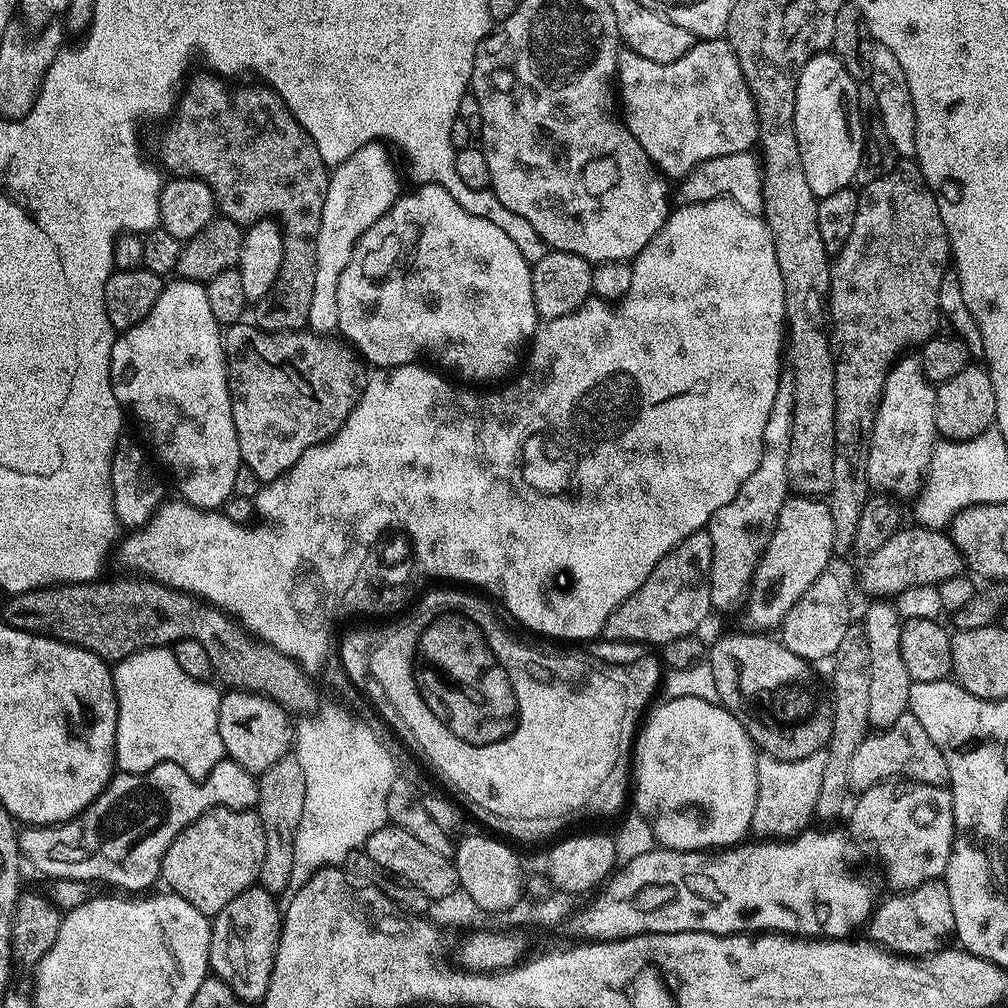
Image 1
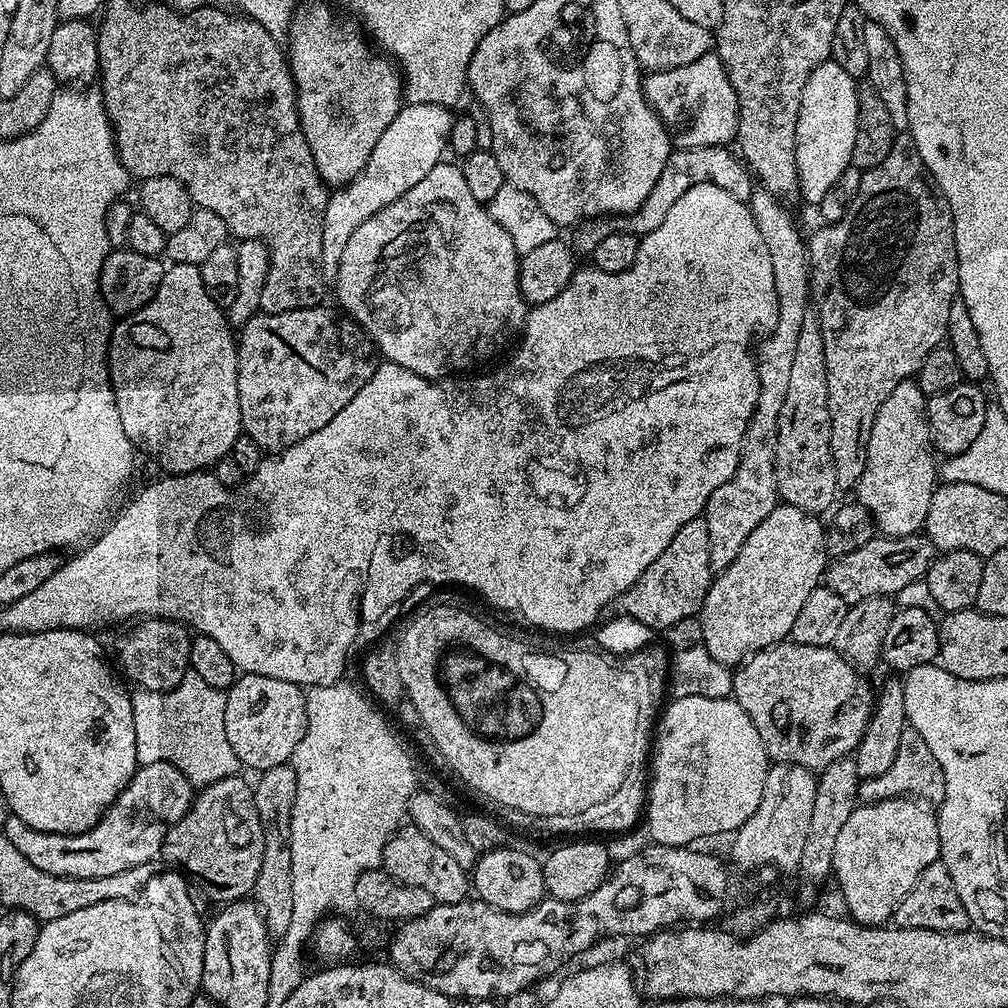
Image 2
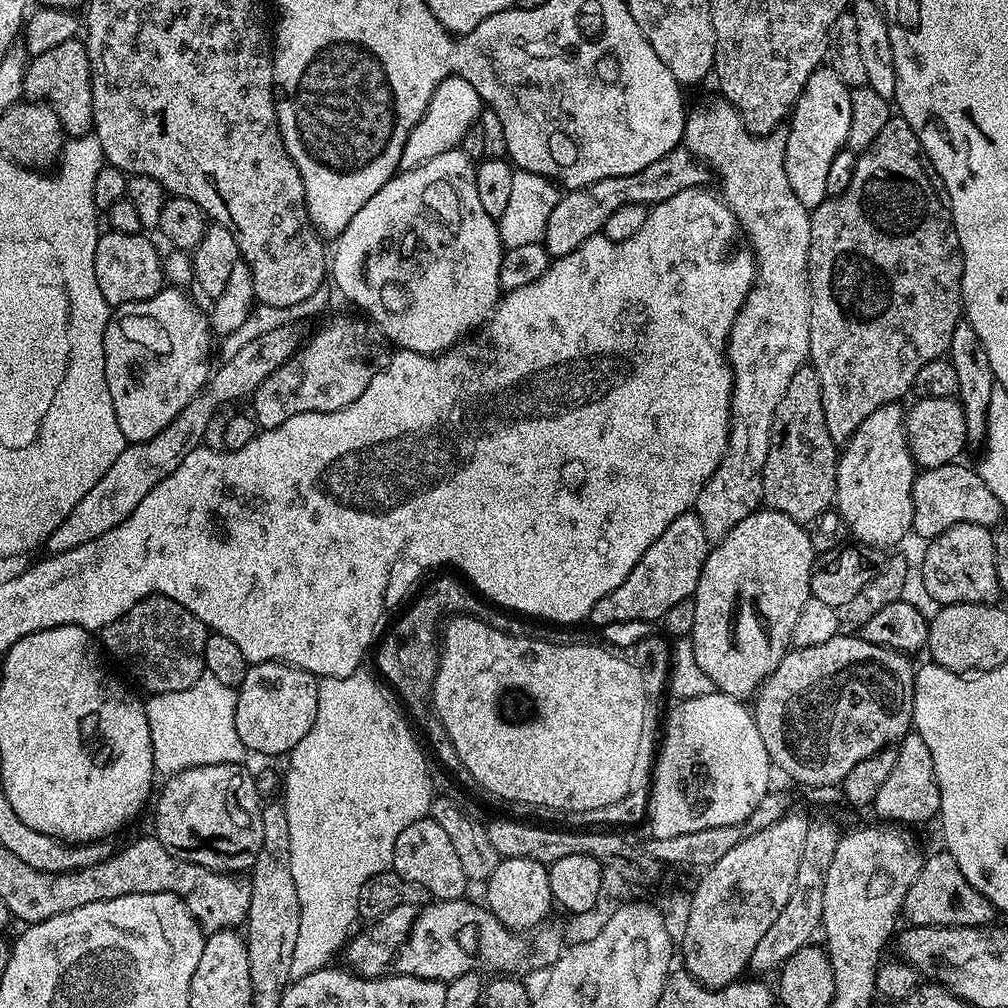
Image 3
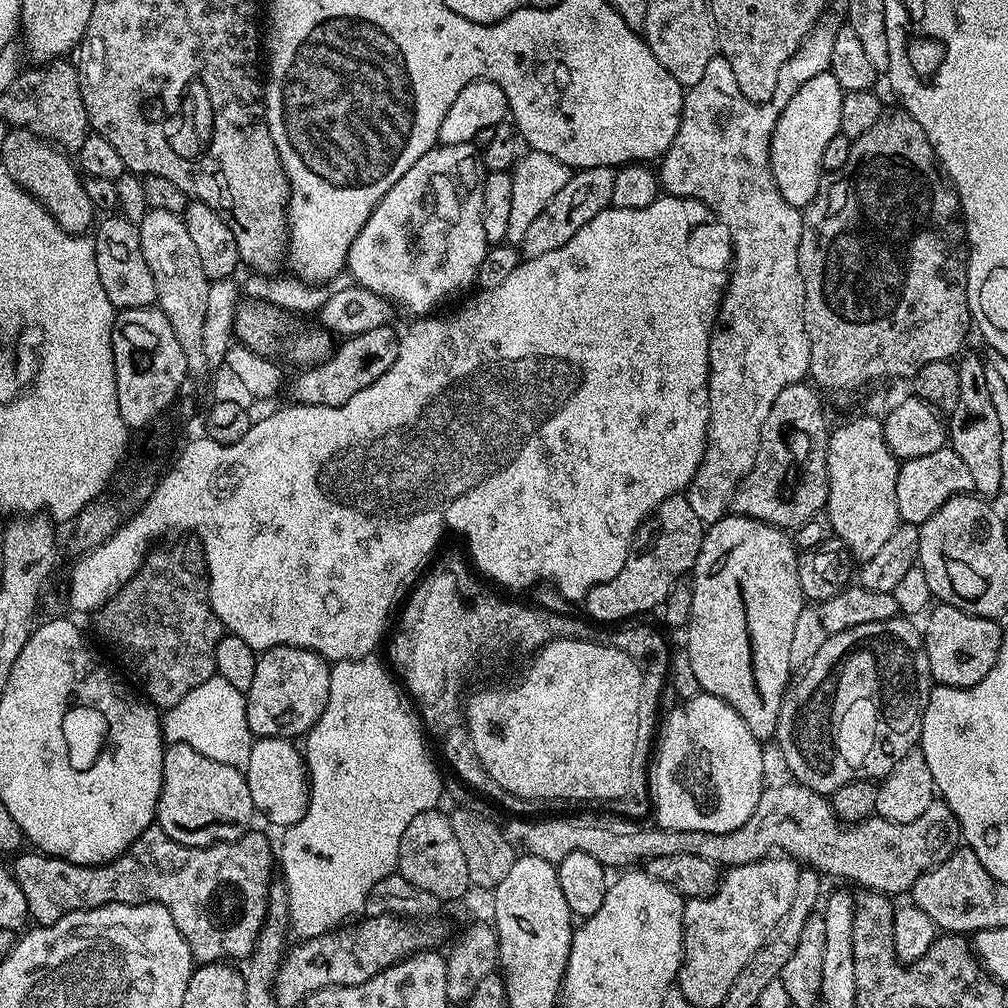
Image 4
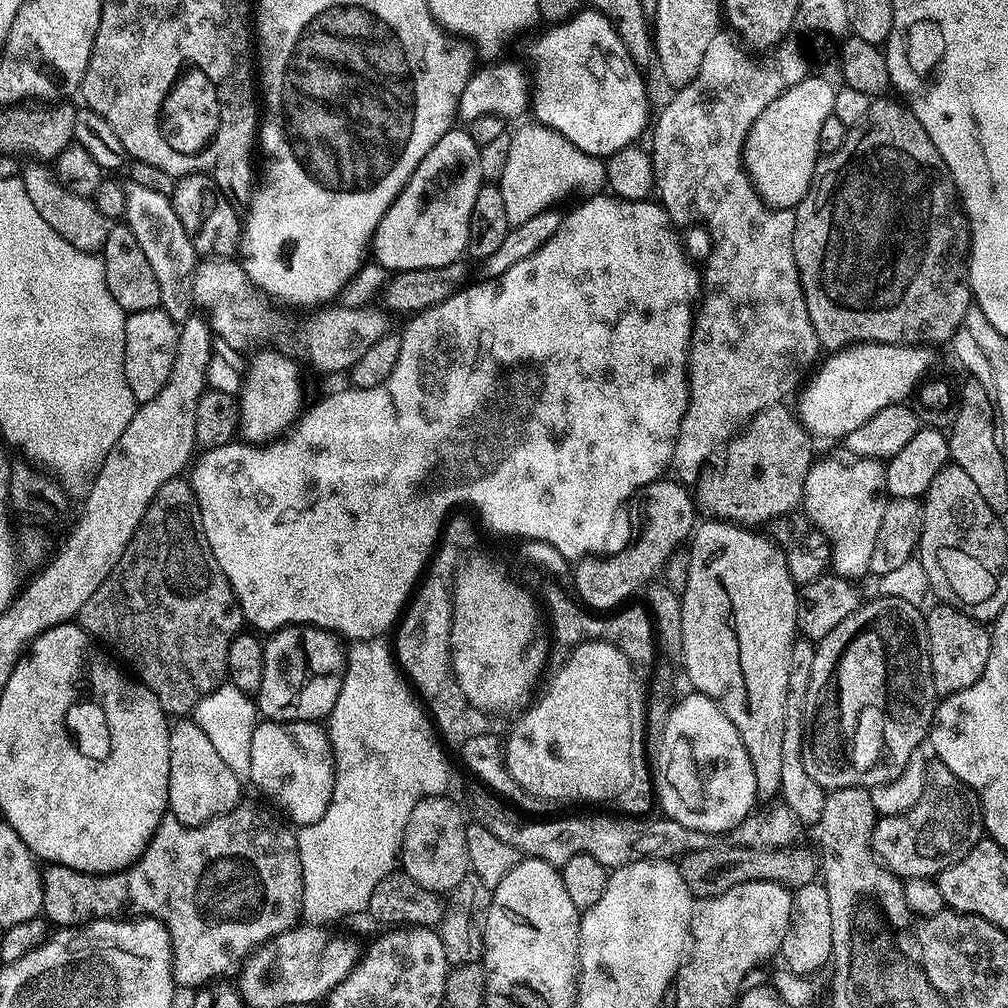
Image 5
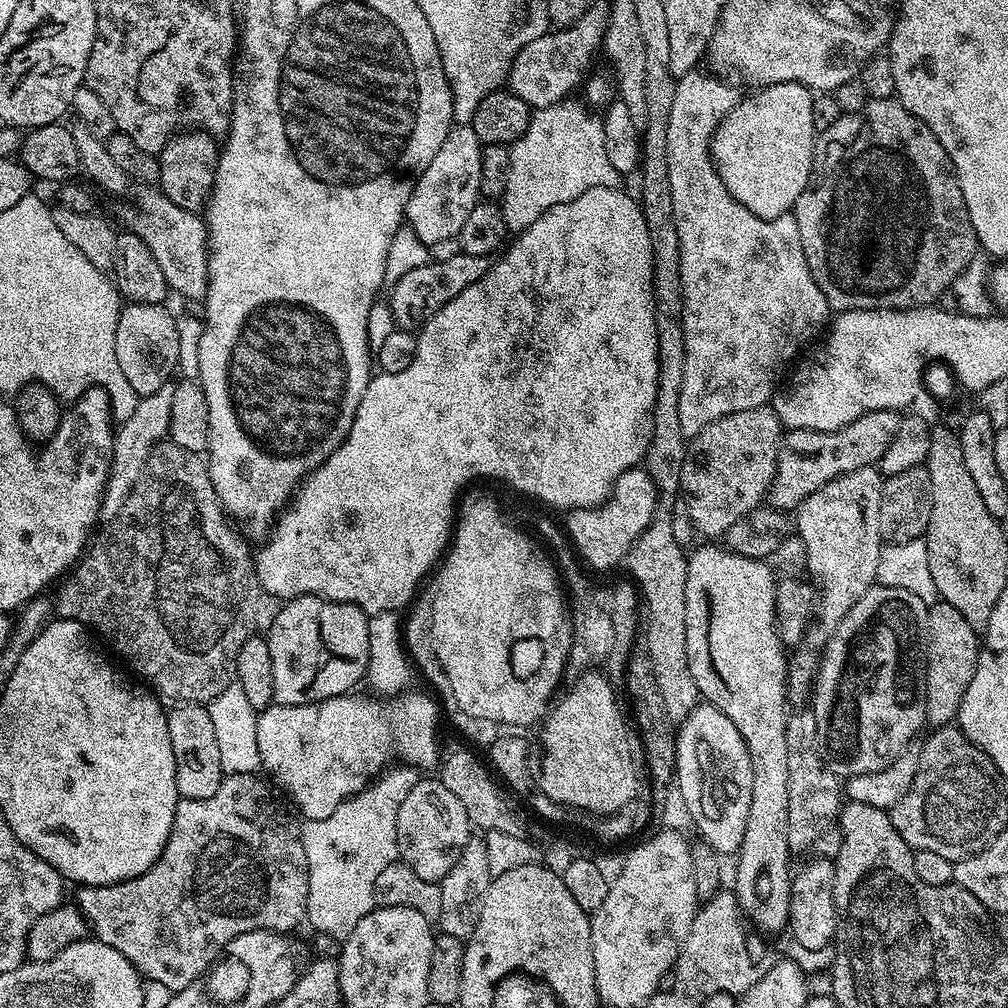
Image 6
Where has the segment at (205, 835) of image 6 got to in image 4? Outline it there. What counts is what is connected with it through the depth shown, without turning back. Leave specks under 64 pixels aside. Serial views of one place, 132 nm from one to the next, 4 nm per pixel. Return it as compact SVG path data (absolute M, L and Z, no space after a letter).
M153 826L147 828L122 856L109 864L75 864L69 860L59 860L56 856L45 856L39 850L27 850L21 851L15 857L17 860L11 861L10 867L12 876L26 894L28 915L33 921L36 919L37 925L53 924L71 912L107 904L161 904L170 910L174 926L182 930L182 938L186 938L197 965L244 962L256 949L256 939L268 909L268 891L274 883L274 844L256 831L249 831L247 836L230 840L227 844L191 848L174 842L174 838L166 835L159 826Z

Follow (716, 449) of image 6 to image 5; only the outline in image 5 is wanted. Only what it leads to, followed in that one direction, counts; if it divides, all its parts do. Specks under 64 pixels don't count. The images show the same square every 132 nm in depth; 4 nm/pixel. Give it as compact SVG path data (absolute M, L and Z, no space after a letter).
M779 403L762 410L728 441L723 449L724 465L717 472L701 472L700 479L694 485L694 499L703 511L704 508L708 511L709 517L741 526L760 526L756 524L767 525L780 516L795 513L801 507L806 474L814 463L814 440L800 423L795 411L791 407L784 407L783 403Z

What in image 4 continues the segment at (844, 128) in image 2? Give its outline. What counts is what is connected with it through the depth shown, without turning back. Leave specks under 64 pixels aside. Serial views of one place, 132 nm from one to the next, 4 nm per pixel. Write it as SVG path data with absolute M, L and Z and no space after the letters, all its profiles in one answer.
M832 71L817 74L802 86L802 90L798 90L798 94L794 94L794 98L790 98L790 106L782 110L774 126L770 166L778 190L782 190L782 198L786 198L790 206L803 210L818 194L824 172L822 153L826 151L830 138L840 135L844 94L844 88L838 86L838 78L834 78Z

